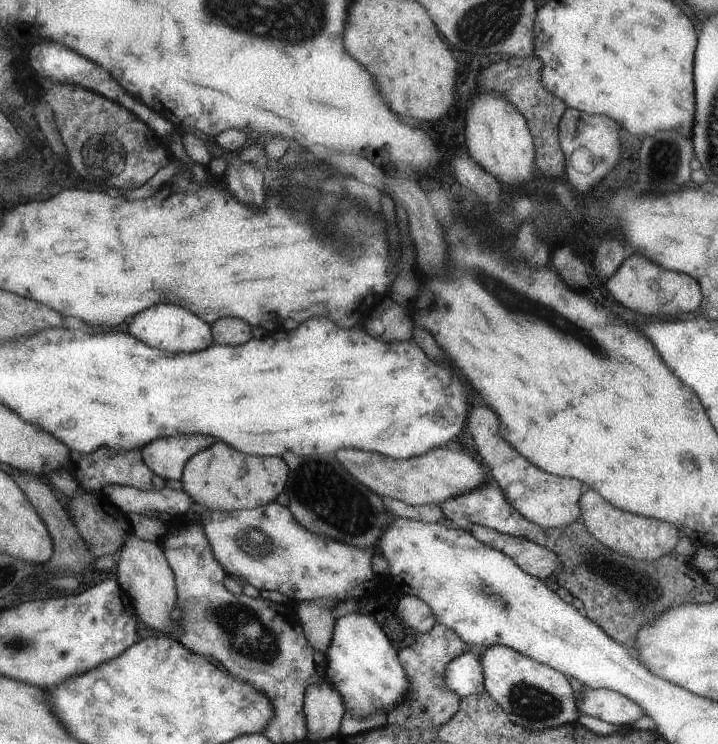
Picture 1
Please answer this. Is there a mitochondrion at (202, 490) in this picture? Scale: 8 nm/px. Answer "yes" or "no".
no

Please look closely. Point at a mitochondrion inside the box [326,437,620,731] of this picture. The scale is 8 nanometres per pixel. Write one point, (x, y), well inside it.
(530, 704)

